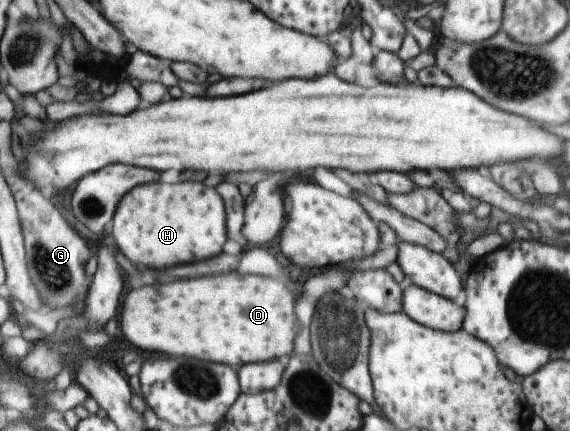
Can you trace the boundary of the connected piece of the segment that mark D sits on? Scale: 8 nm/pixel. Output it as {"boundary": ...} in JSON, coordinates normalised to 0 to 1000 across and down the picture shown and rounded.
{"boundary":[[[393,633],[351,647],[323,647],[302,657],[274,657],[253,666],[226,666],[211,698],[205,740],[218,787],[256,819],[284,819],[309,828],[333,828],[396,847],[421,847],[439,838],[500,835],[512,821],[512,745],[516,689],[512,680],[467,643]]]}

